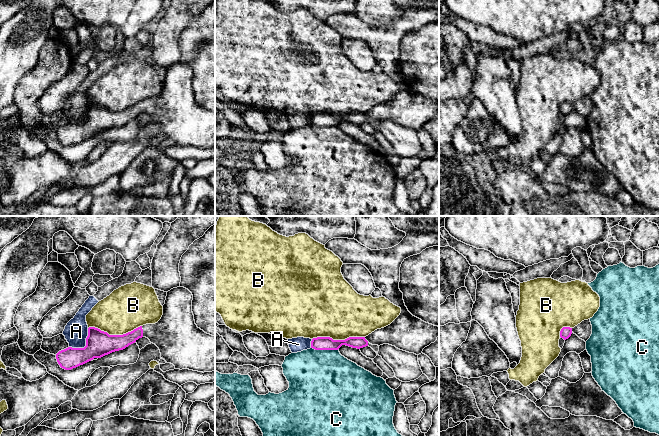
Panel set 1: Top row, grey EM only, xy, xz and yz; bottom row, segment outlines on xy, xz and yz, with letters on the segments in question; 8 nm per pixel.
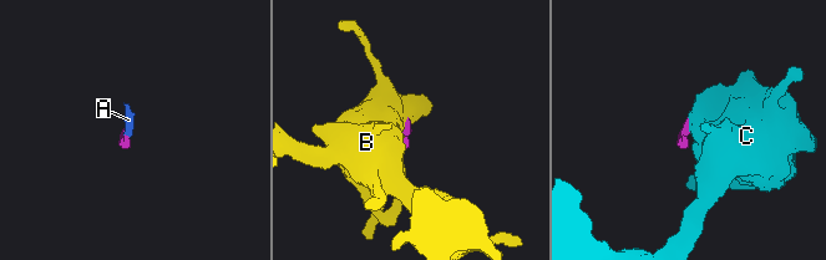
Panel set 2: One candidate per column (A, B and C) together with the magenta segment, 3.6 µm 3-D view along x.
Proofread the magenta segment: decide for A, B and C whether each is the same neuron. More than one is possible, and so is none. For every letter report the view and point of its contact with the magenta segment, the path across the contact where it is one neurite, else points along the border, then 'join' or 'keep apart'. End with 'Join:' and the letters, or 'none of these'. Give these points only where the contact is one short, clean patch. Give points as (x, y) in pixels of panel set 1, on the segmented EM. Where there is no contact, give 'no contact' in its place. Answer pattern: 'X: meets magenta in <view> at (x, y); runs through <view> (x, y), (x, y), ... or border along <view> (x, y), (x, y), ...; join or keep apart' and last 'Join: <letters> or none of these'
A: meets magenta in xy at (86, 345); border along xy (88, 328), (85, 345), (83, 347), (69, 347); keep apart
B: meets magenta in xy at (114, 335); keep apart
C: meets magenta in xz at (324, 349); border along xz (311, 347), (315, 349), (337, 350); keep apart
Join: none of these

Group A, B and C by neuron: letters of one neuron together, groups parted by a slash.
A / B / C

